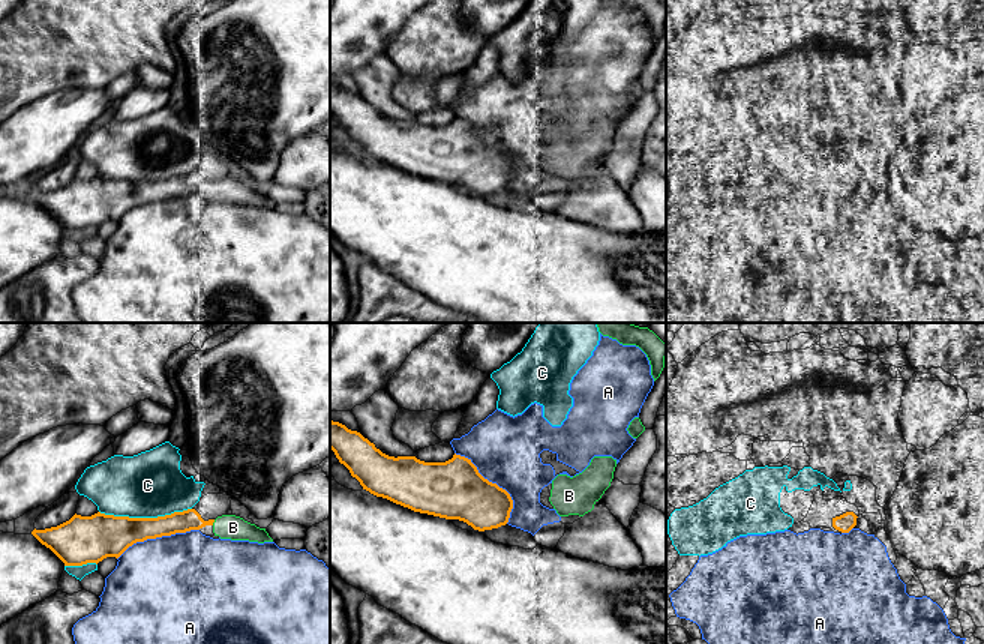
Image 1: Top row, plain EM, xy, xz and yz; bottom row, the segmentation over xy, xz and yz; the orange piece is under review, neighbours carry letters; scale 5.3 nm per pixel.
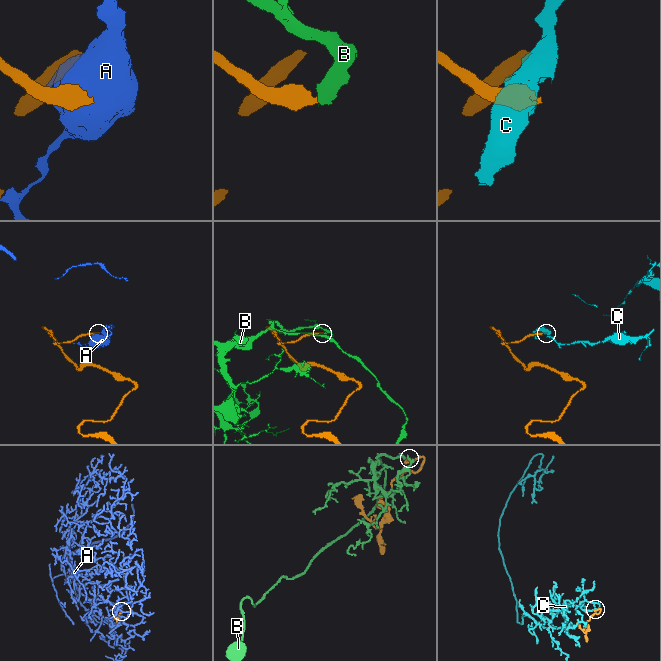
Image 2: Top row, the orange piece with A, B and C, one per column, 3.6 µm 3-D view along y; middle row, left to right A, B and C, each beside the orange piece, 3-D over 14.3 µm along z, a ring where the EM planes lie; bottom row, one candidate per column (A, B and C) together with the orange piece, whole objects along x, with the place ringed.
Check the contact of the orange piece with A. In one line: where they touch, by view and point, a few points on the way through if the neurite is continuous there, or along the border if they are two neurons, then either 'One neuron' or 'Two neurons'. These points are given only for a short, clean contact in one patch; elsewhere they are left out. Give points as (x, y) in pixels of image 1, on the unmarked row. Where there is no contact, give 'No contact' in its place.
Touches orange at xz (495, 147). Two neurons

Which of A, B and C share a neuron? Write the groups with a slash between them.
A / B / C

